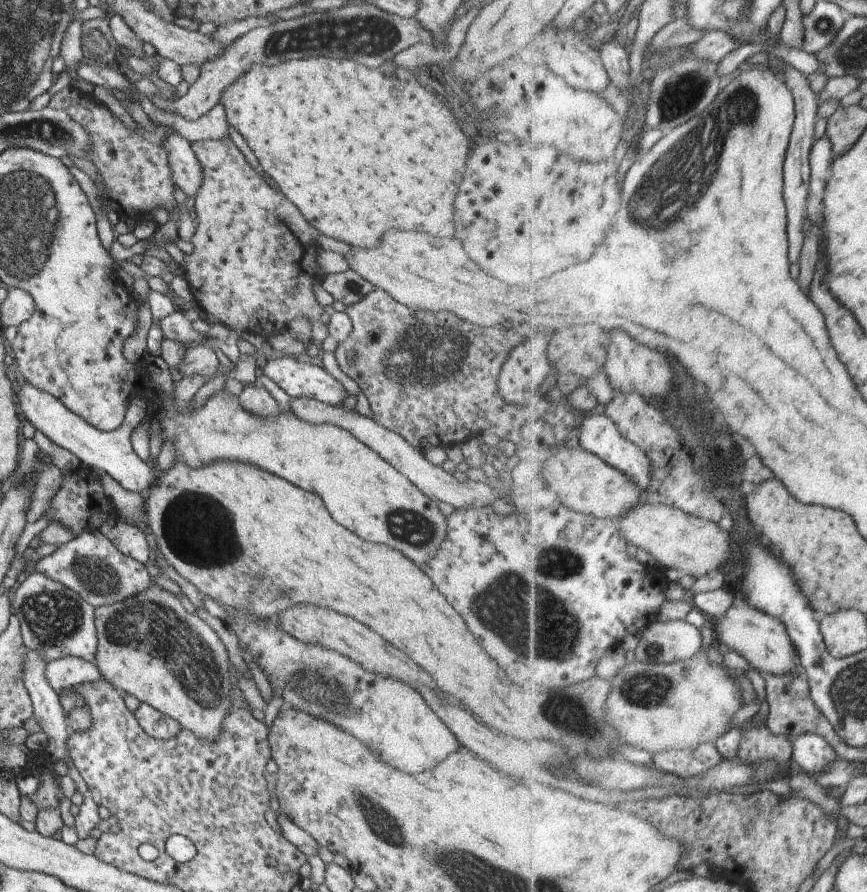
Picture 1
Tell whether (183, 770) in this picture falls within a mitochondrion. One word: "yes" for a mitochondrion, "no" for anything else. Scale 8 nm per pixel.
yes

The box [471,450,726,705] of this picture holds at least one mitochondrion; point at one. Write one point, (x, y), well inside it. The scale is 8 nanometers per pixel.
(558, 625)

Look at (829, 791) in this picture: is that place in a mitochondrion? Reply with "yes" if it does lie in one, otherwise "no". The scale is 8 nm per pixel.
no

